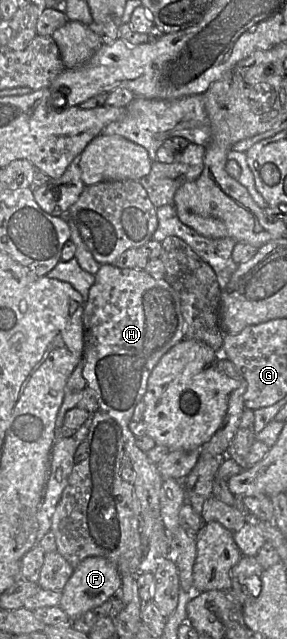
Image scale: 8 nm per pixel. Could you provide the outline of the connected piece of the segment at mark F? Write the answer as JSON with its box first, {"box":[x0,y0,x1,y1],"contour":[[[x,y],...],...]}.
{"box":[58,556,120,621],"contour":[[[100,556],[87,557],[74,568],[58,606],[73,621],[117,596],[120,588],[115,564]]]}

